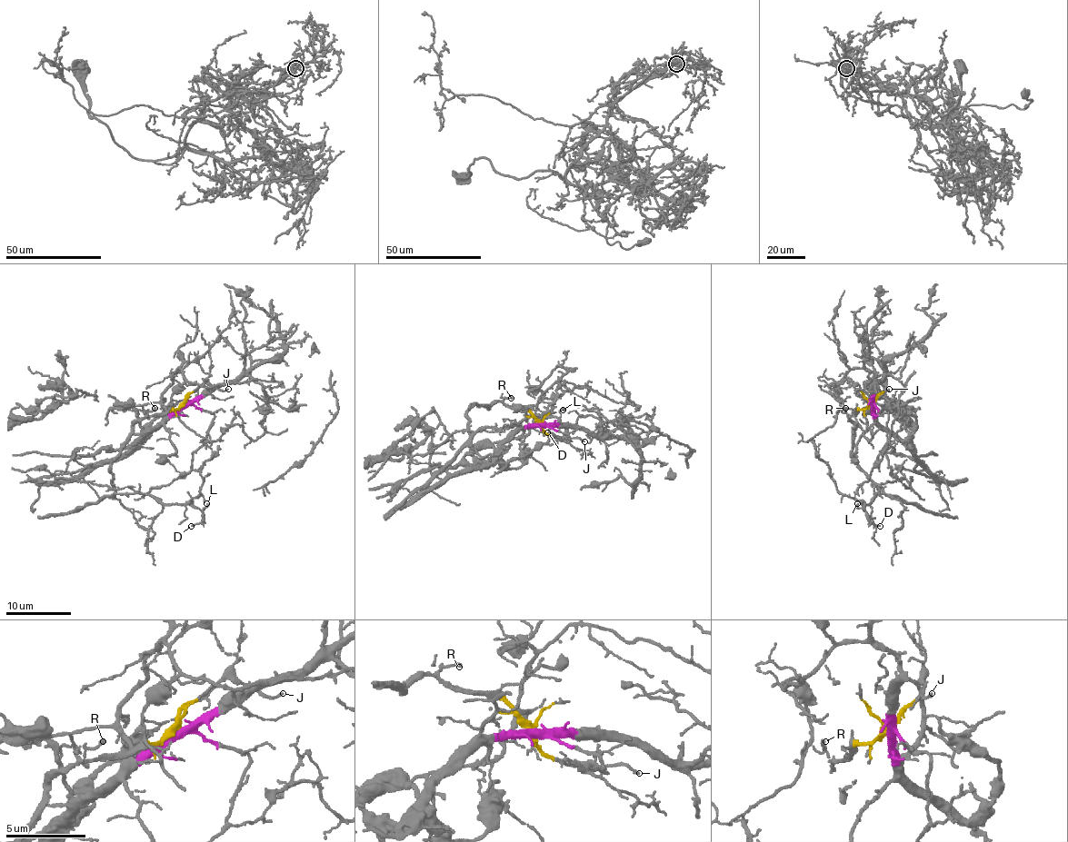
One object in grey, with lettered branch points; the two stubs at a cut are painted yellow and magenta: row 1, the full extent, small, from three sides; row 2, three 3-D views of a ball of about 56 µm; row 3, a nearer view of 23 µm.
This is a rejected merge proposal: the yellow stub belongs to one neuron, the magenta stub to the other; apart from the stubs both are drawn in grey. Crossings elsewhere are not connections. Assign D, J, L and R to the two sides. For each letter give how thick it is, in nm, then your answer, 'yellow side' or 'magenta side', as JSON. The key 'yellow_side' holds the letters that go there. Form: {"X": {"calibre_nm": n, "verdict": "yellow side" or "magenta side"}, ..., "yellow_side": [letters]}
{"D": {"calibre_nm": 130, "verdict": "yellow side"}, "J": {"calibre_nm": 140, "verdict": "yellow side"}, "L": {"calibre_nm": 110, "verdict": "yellow side"}, "R": {"calibre_nm": 170, "verdict": "yellow side"}, "yellow_side": ["D", "J", "L", "R"]}

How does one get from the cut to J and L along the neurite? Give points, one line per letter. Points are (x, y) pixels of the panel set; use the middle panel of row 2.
J: (541, 424), (545, 432), (584, 440)
L: (541, 424), (522, 409), (495, 401), (474, 403), (466, 413), (471, 434), (563, 410)

